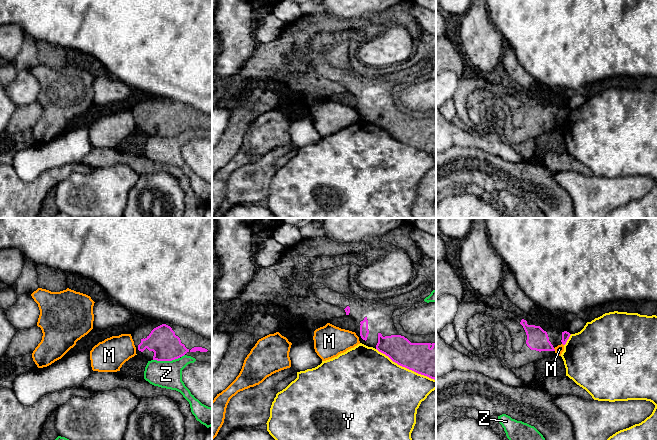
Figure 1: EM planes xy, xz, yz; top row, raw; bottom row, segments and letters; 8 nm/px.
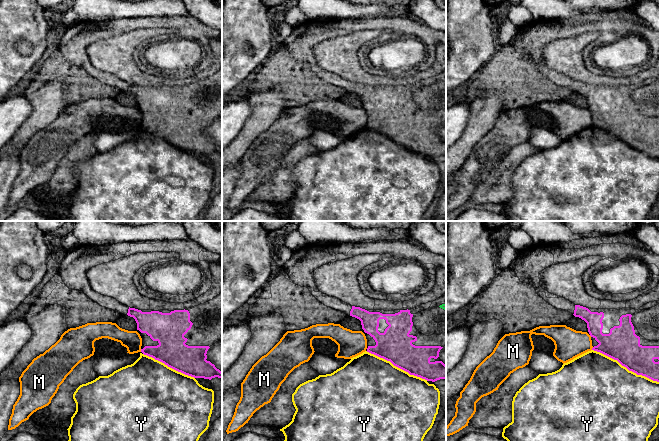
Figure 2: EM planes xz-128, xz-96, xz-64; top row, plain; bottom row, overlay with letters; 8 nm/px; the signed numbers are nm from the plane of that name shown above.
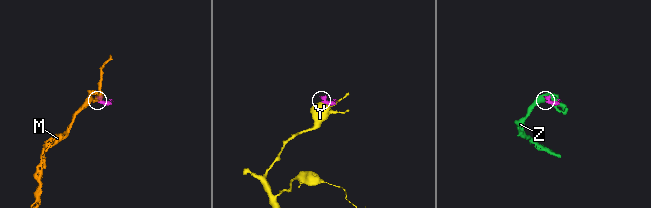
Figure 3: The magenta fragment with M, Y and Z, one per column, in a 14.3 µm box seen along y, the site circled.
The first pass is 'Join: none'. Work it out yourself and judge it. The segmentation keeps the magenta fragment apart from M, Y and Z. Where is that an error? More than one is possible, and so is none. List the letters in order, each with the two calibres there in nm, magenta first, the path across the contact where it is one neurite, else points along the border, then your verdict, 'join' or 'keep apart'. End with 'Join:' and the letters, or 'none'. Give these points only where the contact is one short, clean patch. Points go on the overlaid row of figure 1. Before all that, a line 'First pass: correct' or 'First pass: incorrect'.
First pass: correct
M: 180 nm thick on the magenta side, 70 nm on the other; border along yz (553, 348), (555, 350); keep apart
Y: 260 nm thick on the magenta side, 480 nm on the other; keep apart
Z: 220 nm thick on the magenta side, 220 nm on the other; keep apart
Join: none

